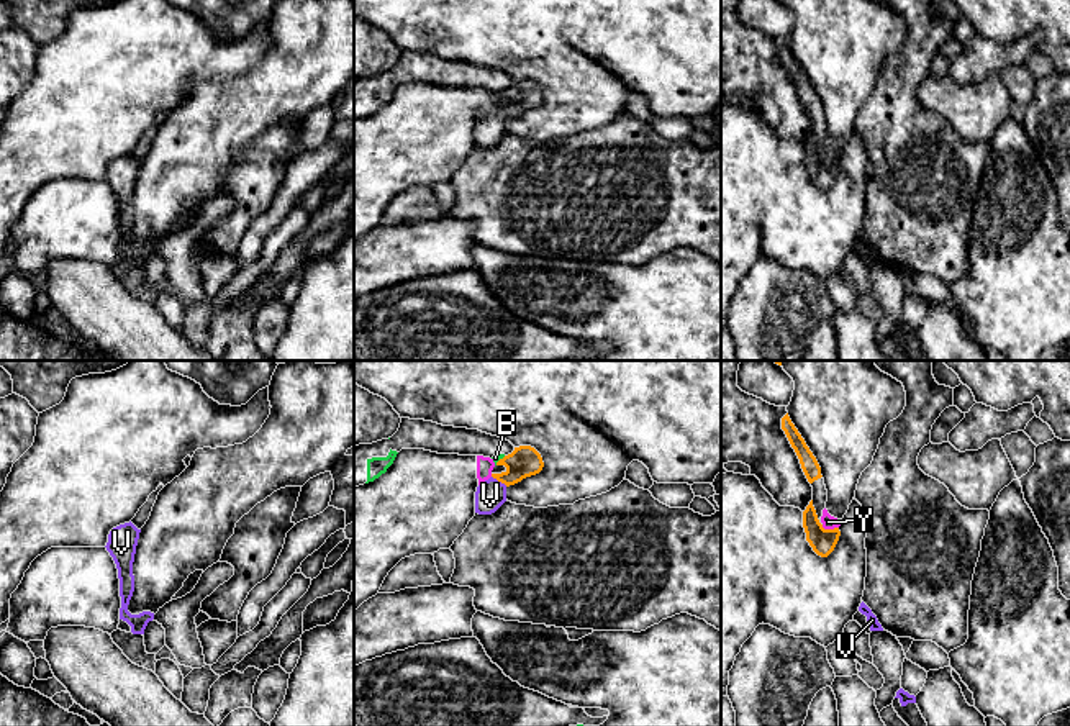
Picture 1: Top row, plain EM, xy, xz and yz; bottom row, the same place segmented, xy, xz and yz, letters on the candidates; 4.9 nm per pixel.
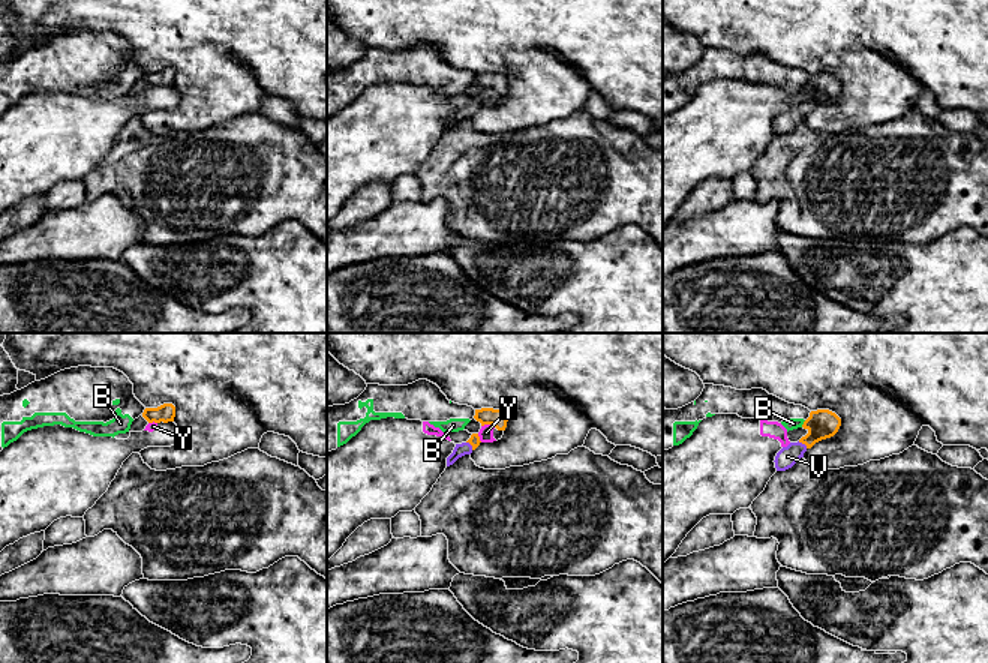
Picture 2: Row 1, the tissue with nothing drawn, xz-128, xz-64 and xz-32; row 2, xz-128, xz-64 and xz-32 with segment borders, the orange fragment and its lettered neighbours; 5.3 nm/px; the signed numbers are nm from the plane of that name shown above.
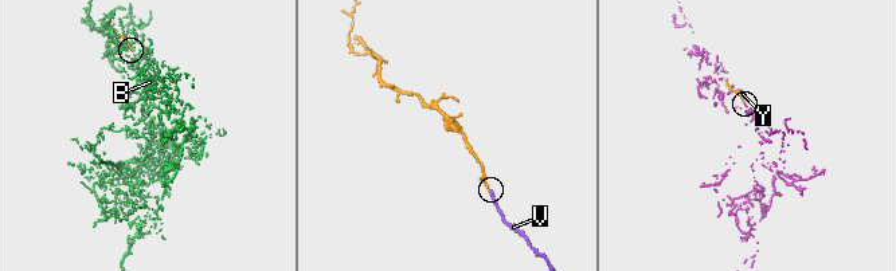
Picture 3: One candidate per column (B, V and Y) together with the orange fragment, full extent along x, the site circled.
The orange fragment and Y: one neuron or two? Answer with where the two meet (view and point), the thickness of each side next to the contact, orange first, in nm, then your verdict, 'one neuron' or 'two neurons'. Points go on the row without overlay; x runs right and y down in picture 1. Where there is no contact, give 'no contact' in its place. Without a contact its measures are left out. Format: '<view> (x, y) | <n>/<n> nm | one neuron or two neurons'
yz (829, 163) | 130/70 nm | two neurons

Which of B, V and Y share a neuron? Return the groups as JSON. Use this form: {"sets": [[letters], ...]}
{"sets": [["B"], ["V"], ["Y"]]}

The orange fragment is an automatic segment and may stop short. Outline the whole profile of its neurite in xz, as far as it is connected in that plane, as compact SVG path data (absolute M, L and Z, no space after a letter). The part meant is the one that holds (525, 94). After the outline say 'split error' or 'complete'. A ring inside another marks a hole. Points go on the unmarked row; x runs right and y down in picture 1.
M519 79L496 98L505 98L501 107L482 115L475 125L475 146L492 147L506 134L506 121L521 115L526 110L536 108L542 103L544 95L541 87L531 79Z; split error

